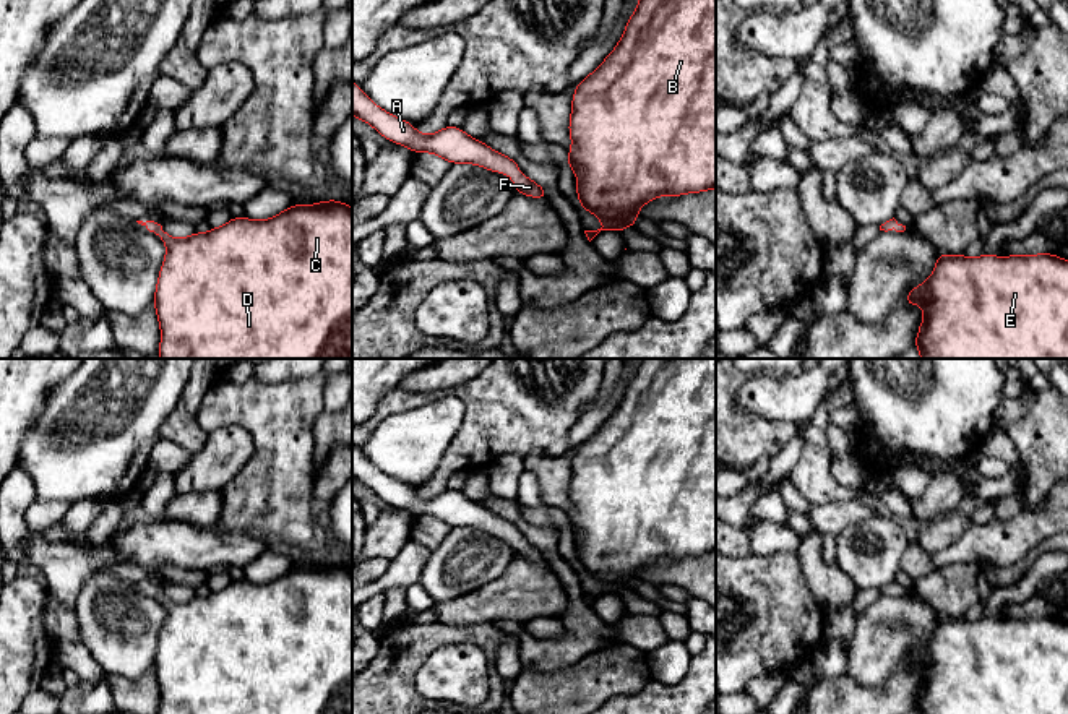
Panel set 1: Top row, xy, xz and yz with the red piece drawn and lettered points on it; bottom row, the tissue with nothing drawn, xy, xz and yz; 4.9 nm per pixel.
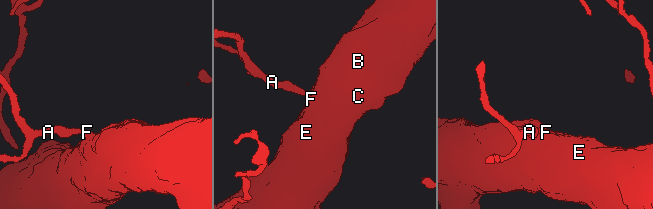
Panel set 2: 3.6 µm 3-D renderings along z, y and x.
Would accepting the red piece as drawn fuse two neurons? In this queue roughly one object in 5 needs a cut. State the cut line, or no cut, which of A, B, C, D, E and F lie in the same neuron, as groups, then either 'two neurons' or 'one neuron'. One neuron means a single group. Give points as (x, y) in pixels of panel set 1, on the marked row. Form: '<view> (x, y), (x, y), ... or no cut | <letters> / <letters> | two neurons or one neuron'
no cut | A B C D E F | one neuron

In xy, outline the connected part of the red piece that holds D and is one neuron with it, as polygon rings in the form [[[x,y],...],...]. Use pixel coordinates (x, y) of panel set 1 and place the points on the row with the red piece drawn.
[[[336,196],[315,204],[291,204],[265,221],[232,217],[221,227],[205,234],[193,232],[187,239],[174,239],[154,221],[136,221],[156,234],[167,252],[159,269],[154,290],[154,310],[161,328],[159,359],[352,359],[352,206]]]

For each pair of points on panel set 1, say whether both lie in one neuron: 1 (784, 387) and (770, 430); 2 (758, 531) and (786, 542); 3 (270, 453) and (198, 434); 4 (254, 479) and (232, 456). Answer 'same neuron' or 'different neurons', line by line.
1: different neurons
2: same neuron
3: different neurons
4: different neurons

